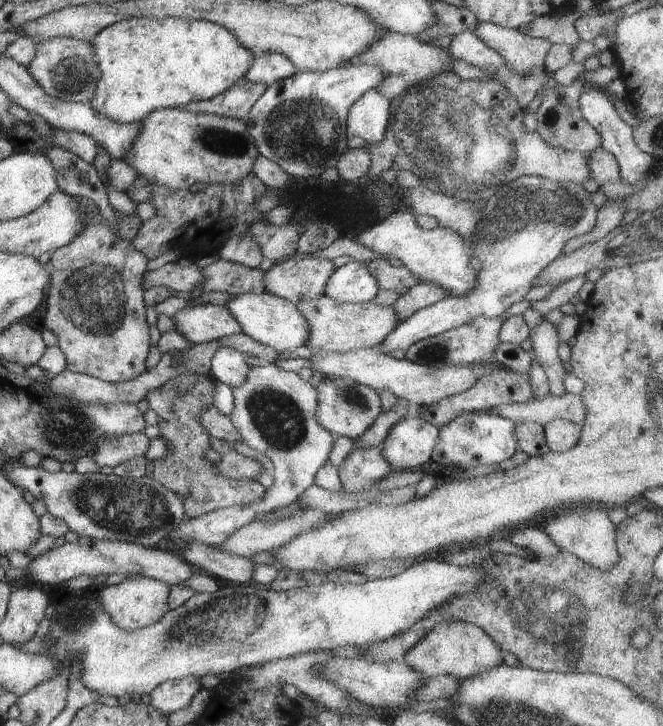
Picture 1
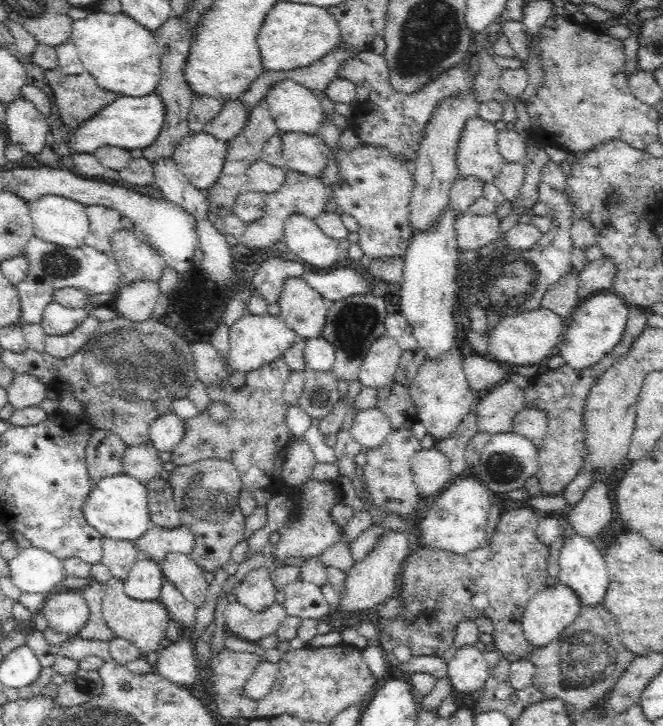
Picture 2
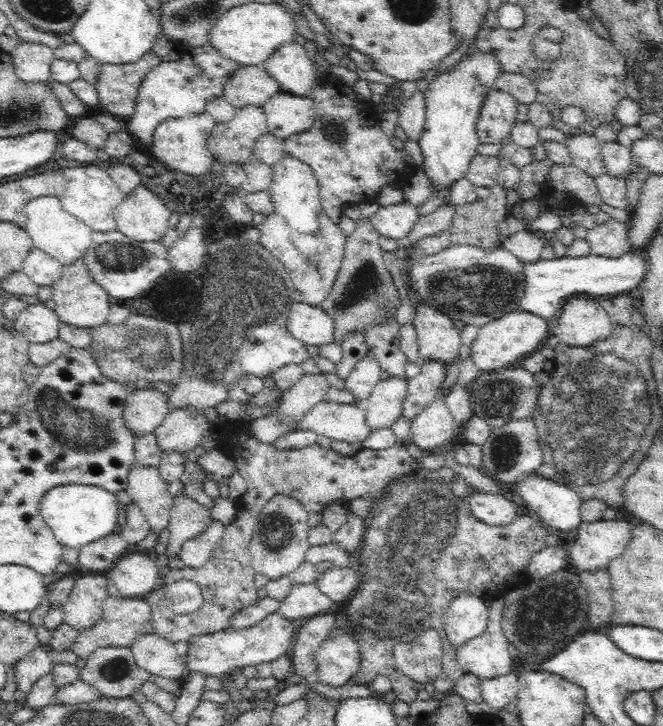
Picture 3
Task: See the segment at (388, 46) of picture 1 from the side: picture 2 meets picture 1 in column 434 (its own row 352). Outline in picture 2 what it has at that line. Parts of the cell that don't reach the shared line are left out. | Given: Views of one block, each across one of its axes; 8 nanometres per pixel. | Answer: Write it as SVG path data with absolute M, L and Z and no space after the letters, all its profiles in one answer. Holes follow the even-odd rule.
M92 315L86 318L73 328L68 334L62 336L48 336L45 338L45 352L54 358L66 358L76 354L92 338L100 321Z

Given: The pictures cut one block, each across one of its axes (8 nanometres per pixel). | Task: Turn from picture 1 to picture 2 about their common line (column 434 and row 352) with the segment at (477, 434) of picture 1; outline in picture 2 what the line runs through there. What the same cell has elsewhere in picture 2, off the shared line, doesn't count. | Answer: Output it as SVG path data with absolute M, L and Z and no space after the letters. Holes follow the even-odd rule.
M454 347L440 360L425 358L411 385L410 397L417 410L418 421L426 427L434 441L446 440L456 432L462 420L474 408L478 396L470 389L463 372L460 347Z

